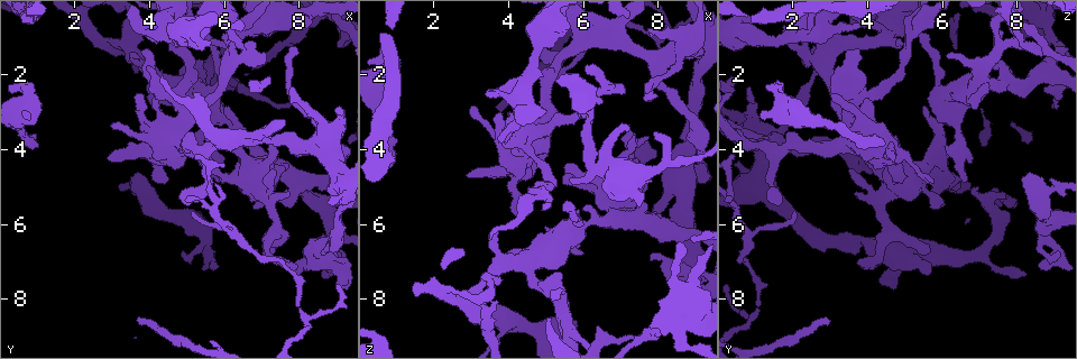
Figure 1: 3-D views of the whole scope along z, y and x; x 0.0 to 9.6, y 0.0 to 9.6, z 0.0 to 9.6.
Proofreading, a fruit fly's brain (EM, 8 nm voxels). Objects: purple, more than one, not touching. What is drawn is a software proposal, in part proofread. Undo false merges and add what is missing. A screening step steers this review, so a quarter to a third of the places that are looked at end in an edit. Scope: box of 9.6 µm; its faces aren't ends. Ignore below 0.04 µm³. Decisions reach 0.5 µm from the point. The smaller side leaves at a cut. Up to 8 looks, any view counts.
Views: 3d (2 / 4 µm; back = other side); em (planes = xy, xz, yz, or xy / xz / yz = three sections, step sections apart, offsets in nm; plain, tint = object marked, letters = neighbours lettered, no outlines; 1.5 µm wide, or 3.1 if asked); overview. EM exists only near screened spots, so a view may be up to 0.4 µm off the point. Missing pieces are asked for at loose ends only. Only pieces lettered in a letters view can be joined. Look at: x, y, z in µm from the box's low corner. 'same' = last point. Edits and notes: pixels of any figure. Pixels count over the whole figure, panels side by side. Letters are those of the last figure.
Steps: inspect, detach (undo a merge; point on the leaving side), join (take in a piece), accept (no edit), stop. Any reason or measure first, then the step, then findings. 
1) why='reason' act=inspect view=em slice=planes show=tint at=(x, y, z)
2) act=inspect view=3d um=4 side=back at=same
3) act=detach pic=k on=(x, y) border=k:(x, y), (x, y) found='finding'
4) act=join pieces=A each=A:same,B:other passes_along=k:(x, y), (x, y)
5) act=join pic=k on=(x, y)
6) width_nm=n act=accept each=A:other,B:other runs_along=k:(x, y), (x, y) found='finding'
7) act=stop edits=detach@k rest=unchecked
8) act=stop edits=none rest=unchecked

why='an open end' act=inspect view=em slice=yz step=4 show=tint at=(3.65, 8.55, 2.85)

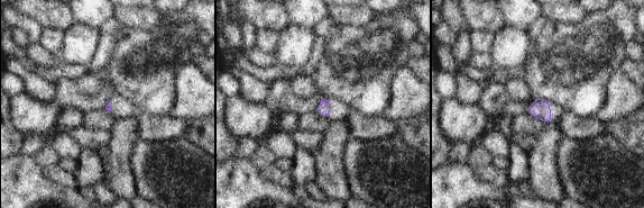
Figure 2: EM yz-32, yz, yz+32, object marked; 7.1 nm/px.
why='cut it another way' act=inspect view=em slice=planes show=letters at=same

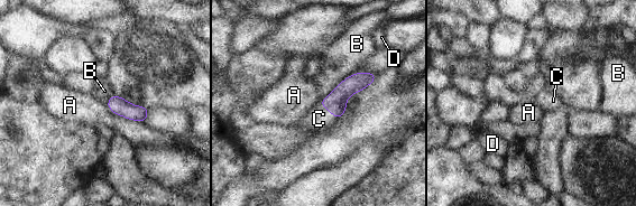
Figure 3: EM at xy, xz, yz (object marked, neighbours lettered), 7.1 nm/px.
width_nm=120 act=join pieces=C each=A:other,B:other,C:same,D:other passes_along=3:(335, 103), (329, 111), (319, 119) found='the neuron continues'

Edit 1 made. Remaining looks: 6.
why='see it whole again' act=inspect view=overview

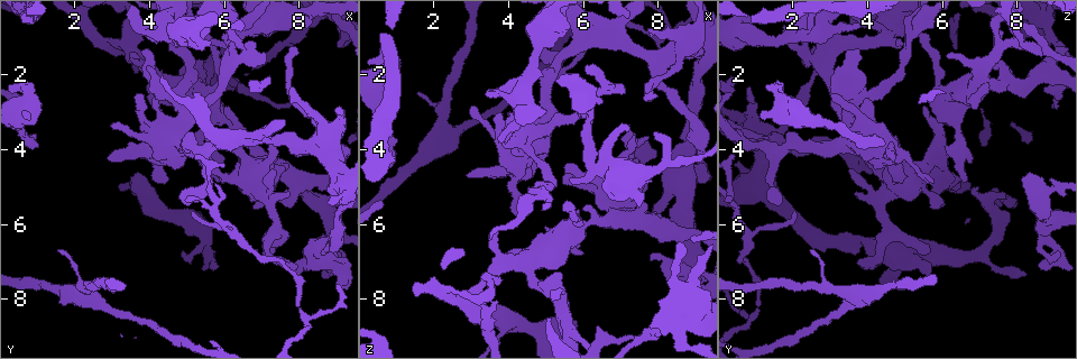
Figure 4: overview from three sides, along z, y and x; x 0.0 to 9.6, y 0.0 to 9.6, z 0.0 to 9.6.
why='stops while still wide' act=inspect view=em slice=planes show=letters at=(3.70, 4.80, 8.15)

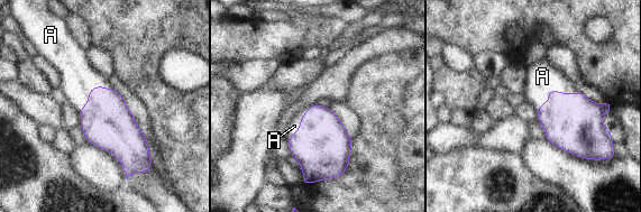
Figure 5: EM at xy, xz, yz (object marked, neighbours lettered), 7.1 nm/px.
act=join pieces=A each=A:same passes_along=5:(569, 119), (553, 89), (542, 76) found='the neuron continues'

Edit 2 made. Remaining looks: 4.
why='redraw' act=inspect view=overview

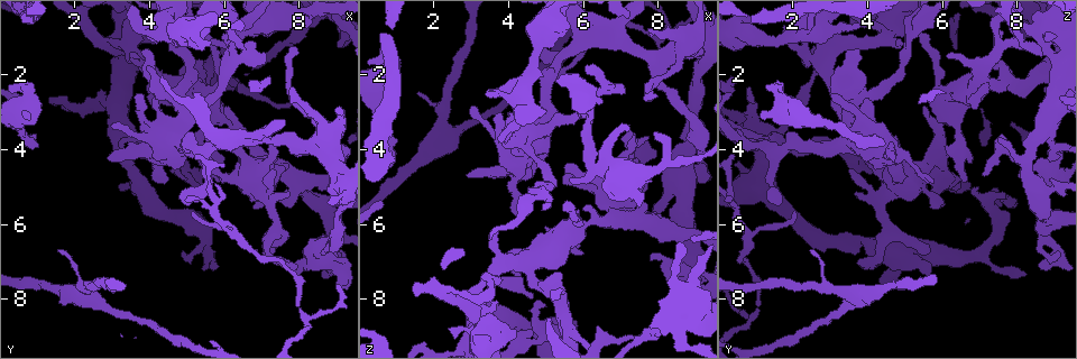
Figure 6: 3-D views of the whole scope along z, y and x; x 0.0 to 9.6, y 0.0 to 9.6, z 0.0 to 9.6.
why='an open end' act=inspect view=3d um=4 side=back at=(8.00, 7.40, 5.60)

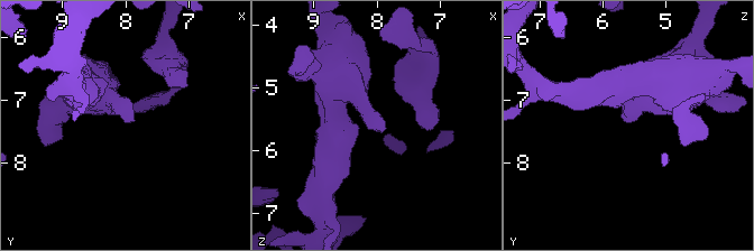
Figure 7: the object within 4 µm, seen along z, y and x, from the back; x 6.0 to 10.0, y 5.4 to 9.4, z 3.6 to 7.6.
act=inspect view=em slice=planes show=letters at=(7.95, 7.35, 5.60)

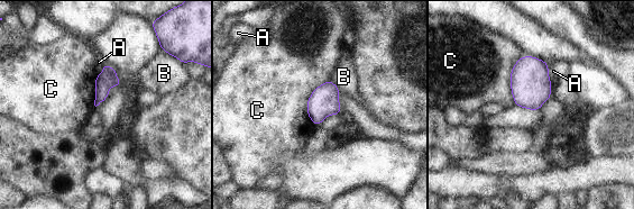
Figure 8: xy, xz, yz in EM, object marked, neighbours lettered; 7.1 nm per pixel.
act=accept each=A:other,B:other,C:other border=8:(526, 55), (511, 73), (515, 105) found='no lettered piece goes on from it'

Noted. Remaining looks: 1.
act=stop edits=join@3,join@5 rest=unchecked

